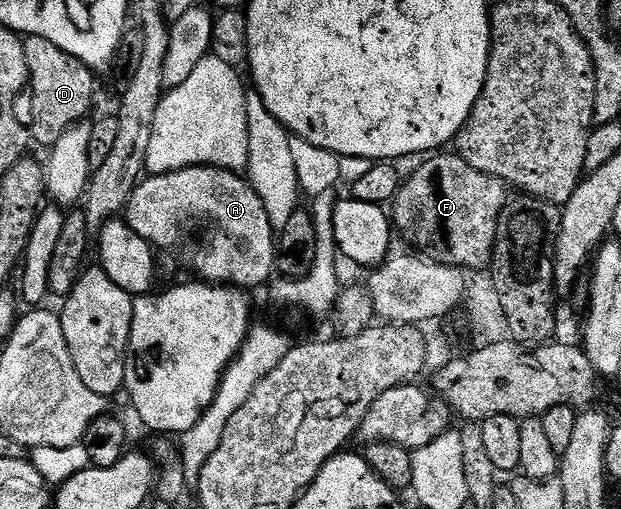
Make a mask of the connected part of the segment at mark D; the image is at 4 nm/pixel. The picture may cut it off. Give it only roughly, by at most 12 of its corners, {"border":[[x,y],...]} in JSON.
{"border":[[42,36],[23,39],[30,138],[51,148],[92,110],[97,75]]}

